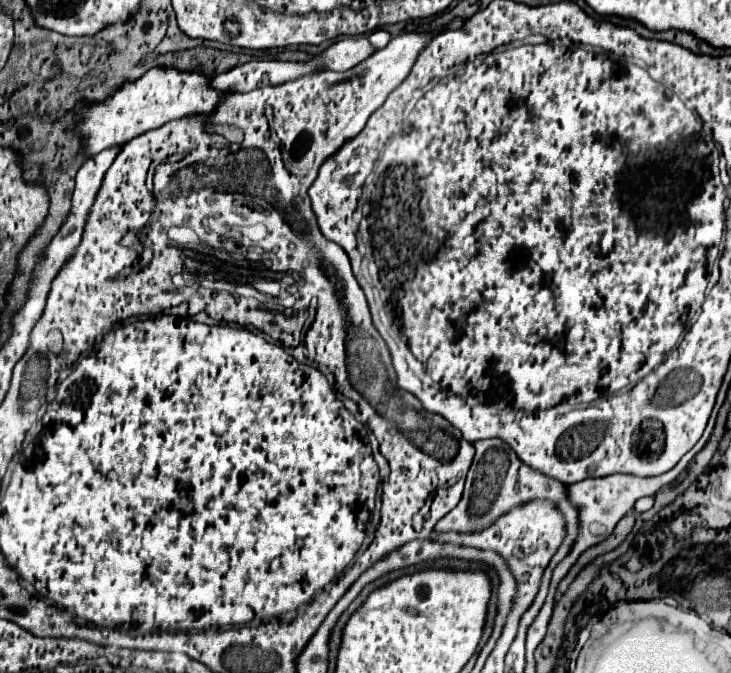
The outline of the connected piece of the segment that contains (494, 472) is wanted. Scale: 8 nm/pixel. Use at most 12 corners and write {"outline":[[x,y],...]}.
{"outline":[[501,439],[475,443],[463,497],[437,531],[477,533],[529,501],[551,501],[569,545],[577,511],[559,481]]}

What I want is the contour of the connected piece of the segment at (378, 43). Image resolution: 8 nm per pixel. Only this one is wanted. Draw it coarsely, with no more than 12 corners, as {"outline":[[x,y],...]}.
{"outline":[[379,28],[368,40],[376,49],[387,45],[392,36]]}

